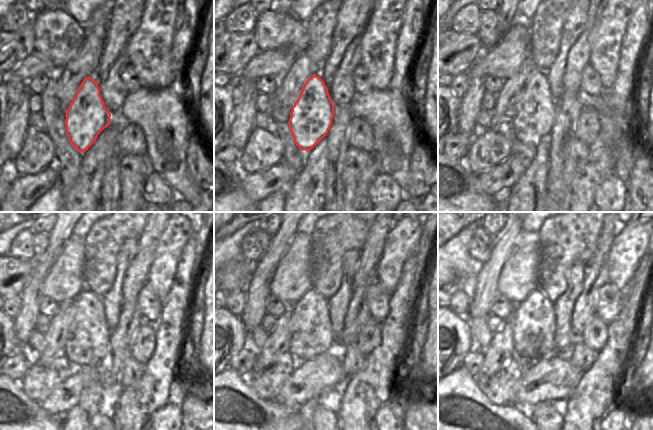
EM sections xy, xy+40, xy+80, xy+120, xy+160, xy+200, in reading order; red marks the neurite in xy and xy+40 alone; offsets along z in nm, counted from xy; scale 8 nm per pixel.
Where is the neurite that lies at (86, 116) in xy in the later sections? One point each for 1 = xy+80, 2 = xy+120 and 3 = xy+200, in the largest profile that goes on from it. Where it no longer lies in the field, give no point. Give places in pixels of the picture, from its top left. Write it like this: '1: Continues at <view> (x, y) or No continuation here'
1: Continues at xy+80 (536, 109)
2: Continues at xy+120 (88, 341)
3: Continues at xy+200 (533, 322)

